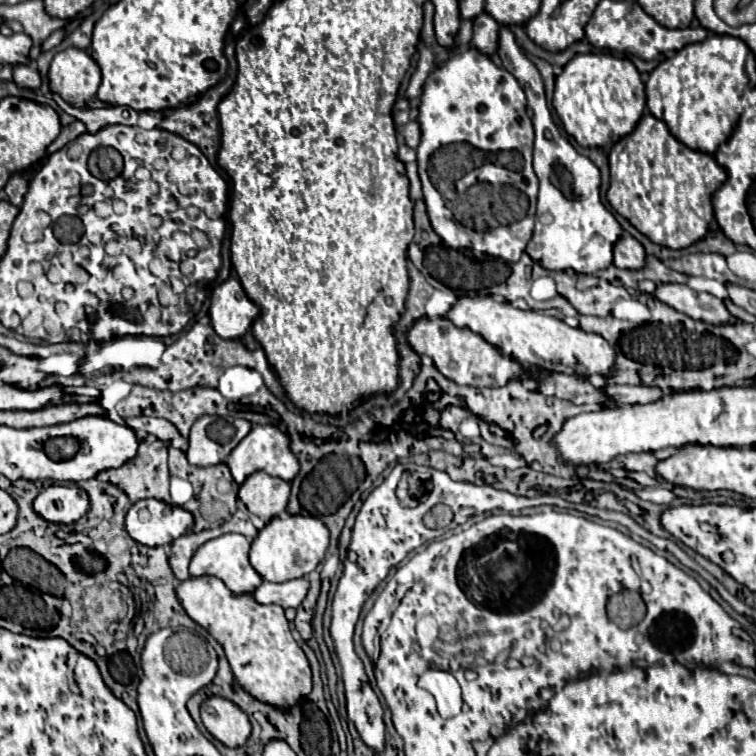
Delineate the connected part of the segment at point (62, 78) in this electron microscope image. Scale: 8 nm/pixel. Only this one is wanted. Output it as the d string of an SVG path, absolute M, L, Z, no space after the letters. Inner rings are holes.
M71 47L53 57L51 67L49 67L49 87L53 93L61 95L69 105L73 105L77 109L85 109L87 101L95 99L99 83L101 83L101 71L87 51Z

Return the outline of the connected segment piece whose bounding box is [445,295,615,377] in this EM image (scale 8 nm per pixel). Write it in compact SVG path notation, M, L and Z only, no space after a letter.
M493 295L485 297L459 297L457 303L447 311L449 319L457 327L469 327L473 333L481 335L485 341L501 349L501 353L515 357L521 363L529 363L547 371L563 371L567 375L577 373L581 377L591 377L593 373L609 373L615 363L615 347L611 347L601 335L585 333L579 327L573 329L561 319L547 317L539 311L523 311L507 301Z

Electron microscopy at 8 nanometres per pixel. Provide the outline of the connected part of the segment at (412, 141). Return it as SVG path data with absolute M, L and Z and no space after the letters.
M409 121L407 125L401 125L401 127L397 127L397 129L399 129L399 133L405 137L407 145L415 149L417 143L421 141L421 127L419 127L419 123L417 123L417 121Z

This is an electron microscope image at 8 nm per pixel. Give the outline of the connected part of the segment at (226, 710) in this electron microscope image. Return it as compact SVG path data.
M211 695L201 705L201 721L207 731L227 747L241 747L251 735L251 723L245 711L233 701Z

